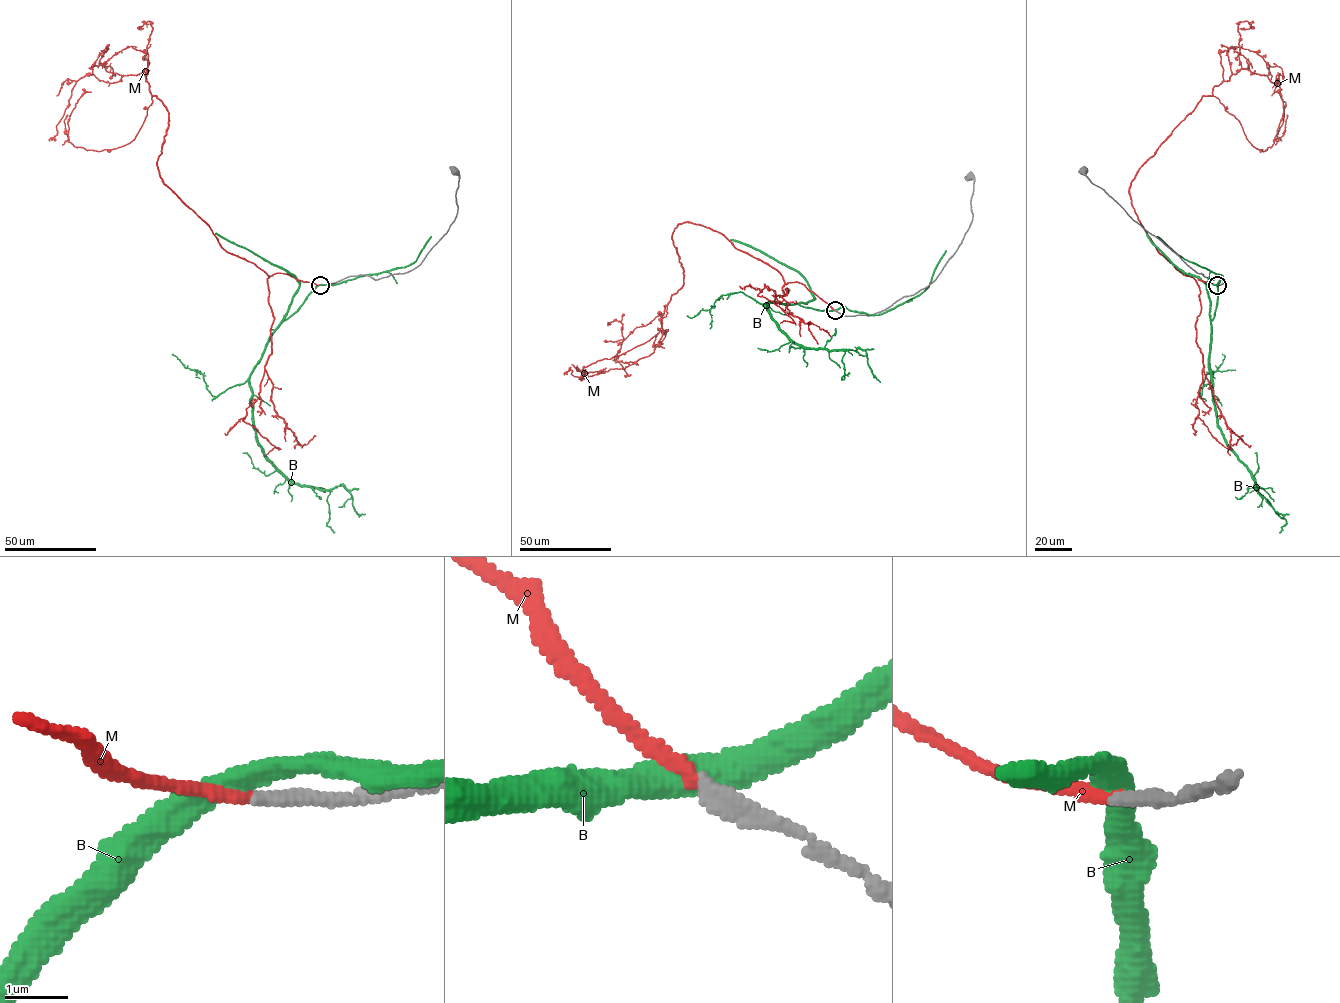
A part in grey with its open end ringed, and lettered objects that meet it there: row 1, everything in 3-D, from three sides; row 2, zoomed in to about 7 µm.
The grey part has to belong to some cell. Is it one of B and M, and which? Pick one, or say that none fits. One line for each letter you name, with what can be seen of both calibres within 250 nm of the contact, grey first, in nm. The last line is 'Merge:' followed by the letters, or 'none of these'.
M: 240/200 nm
Merge: M

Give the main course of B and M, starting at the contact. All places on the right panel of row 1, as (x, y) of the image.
B: (1217, 285), (1209, 361), (1216, 426), (1225, 444), (1250, 471), (1256, 490), (1275, 511), (1289, 514)
M: (1217, 285), (1158, 252), (1131, 181), (1202, 96), (1244, 69), (1279, 75), (1281, 140)

